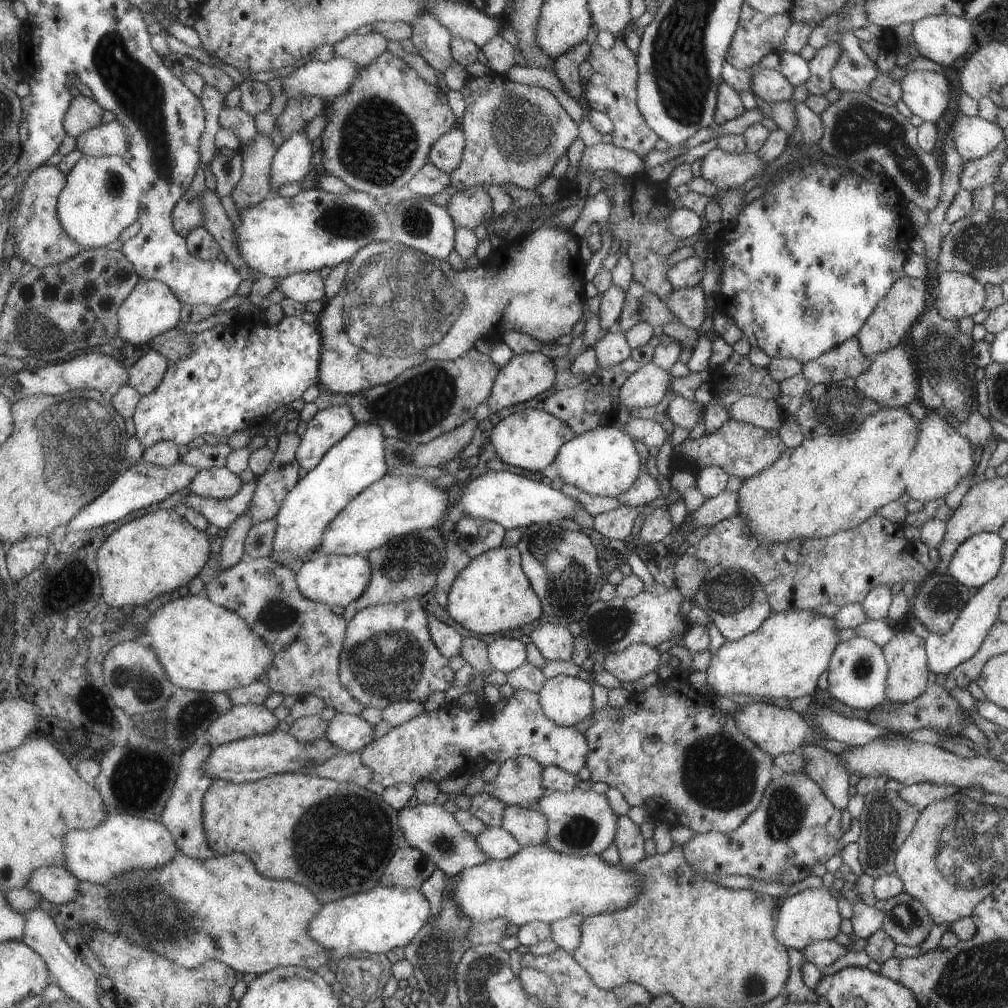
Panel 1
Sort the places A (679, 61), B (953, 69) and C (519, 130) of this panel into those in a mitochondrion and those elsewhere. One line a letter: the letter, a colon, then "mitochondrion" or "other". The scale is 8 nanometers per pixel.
A: mitochondrion
B: other
C: mitochondrion

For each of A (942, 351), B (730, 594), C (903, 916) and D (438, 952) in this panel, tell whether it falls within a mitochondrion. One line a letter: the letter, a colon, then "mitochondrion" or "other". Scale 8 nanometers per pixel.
A: mitochondrion
B: mitochondrion
C: mitochondrion
D: mitochondrion

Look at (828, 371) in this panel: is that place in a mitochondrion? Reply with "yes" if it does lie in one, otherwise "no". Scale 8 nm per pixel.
yes

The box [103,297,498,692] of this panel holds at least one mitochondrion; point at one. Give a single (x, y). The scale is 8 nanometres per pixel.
(415, 407)

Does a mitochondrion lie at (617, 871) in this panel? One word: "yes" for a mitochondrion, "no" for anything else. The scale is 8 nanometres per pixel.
no

